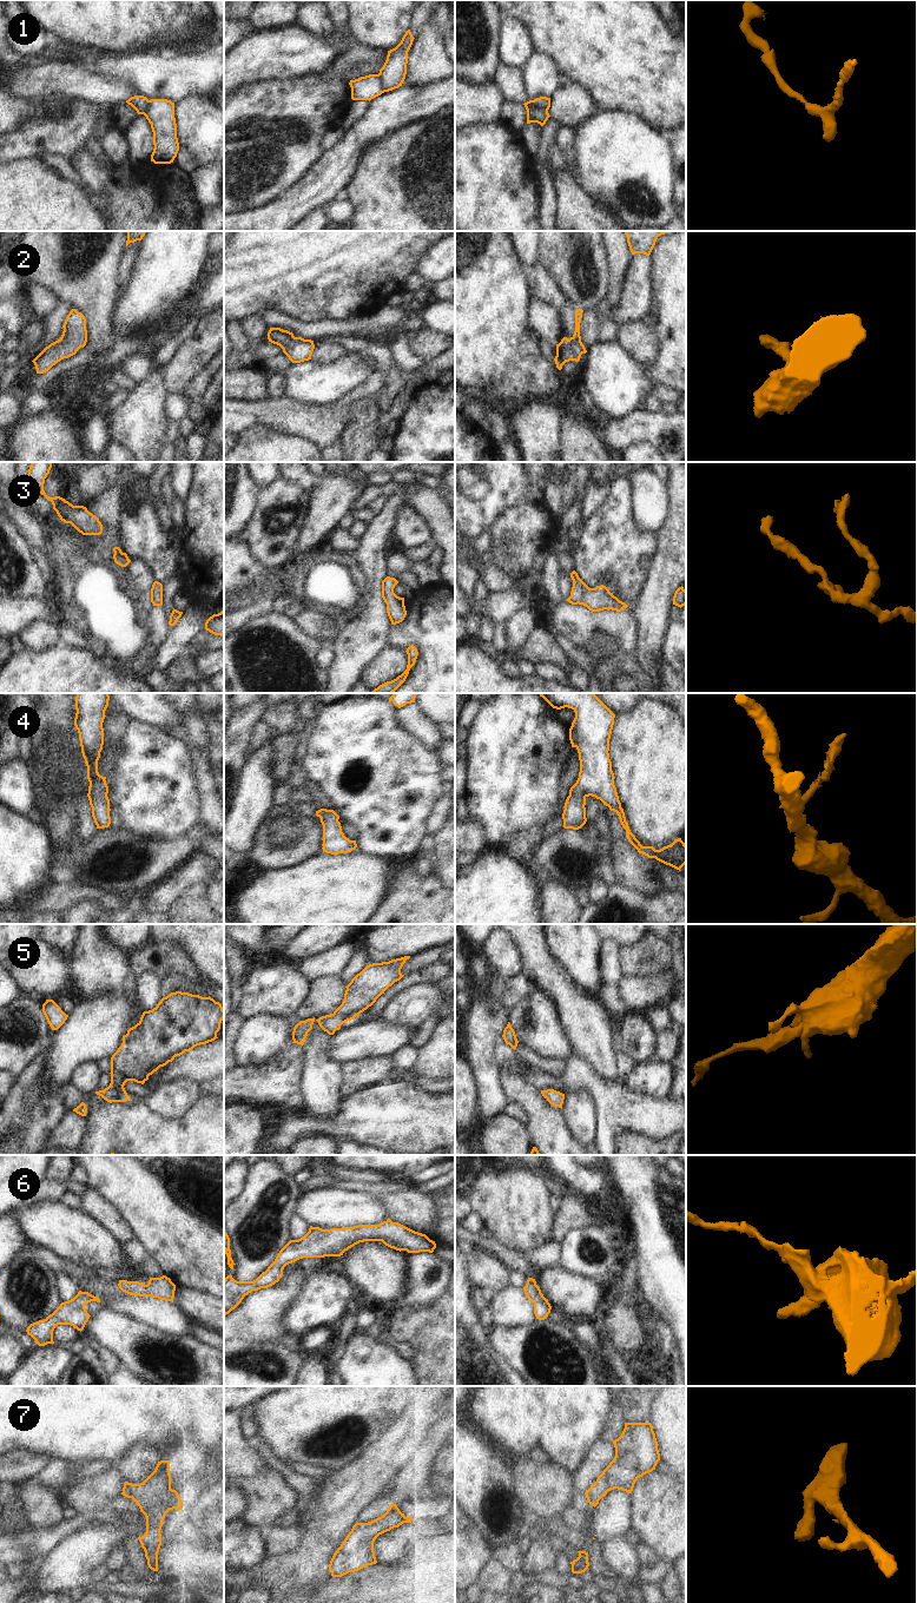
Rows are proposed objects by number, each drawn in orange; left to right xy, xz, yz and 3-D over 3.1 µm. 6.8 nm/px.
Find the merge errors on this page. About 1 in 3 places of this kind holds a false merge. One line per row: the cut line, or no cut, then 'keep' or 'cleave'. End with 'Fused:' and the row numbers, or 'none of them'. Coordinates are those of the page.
1: cut xz (377, 74), (384, 91); cleave
2: cut none; keep
3: cut none; keep
4: cut none; keep
5: cut none; keep
6: cut none; keep
7: cut none; keep
Fused: 1

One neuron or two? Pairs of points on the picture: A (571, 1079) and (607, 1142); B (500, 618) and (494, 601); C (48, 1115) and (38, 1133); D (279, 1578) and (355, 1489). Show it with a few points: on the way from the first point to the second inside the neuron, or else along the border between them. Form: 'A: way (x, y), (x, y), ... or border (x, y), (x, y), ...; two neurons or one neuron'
A: way (589, 1083), (607, 1101), (607, 1123); one neuron
B: way (500, 614), (500, 608), (496, 605); one neuron
C: way (44, 1120), (38, 1128); one neuron
D: way (296, 1556), (334, 1518), (336, 1511); one neuron

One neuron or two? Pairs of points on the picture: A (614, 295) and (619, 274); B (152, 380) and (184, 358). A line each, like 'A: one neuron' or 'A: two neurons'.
A: one neuron
B: two neurons

